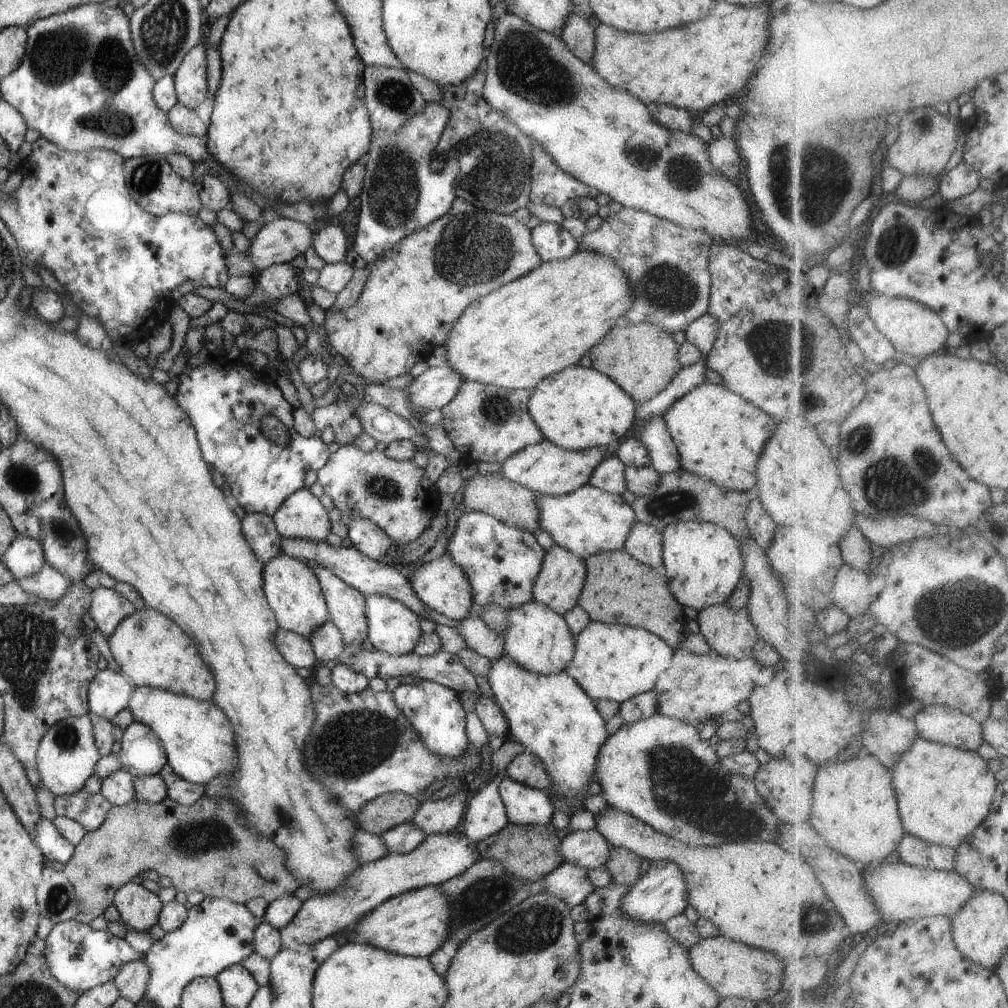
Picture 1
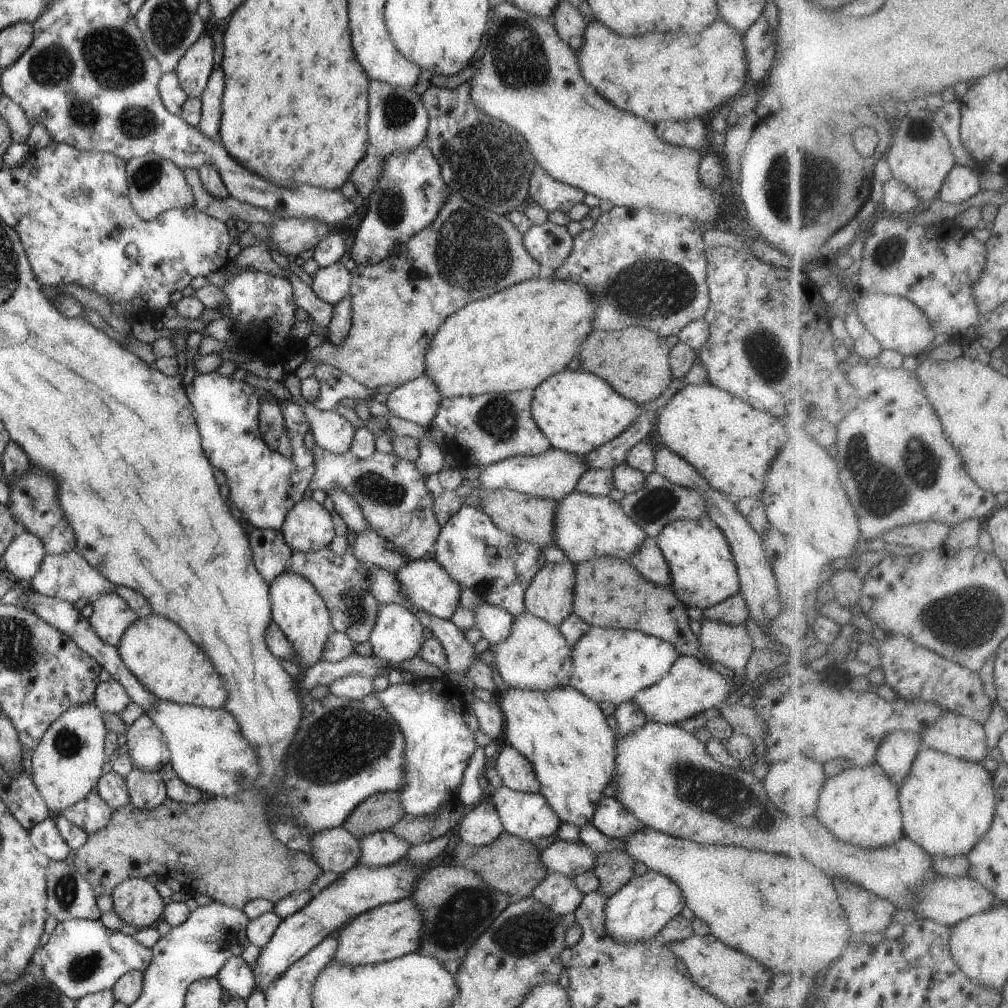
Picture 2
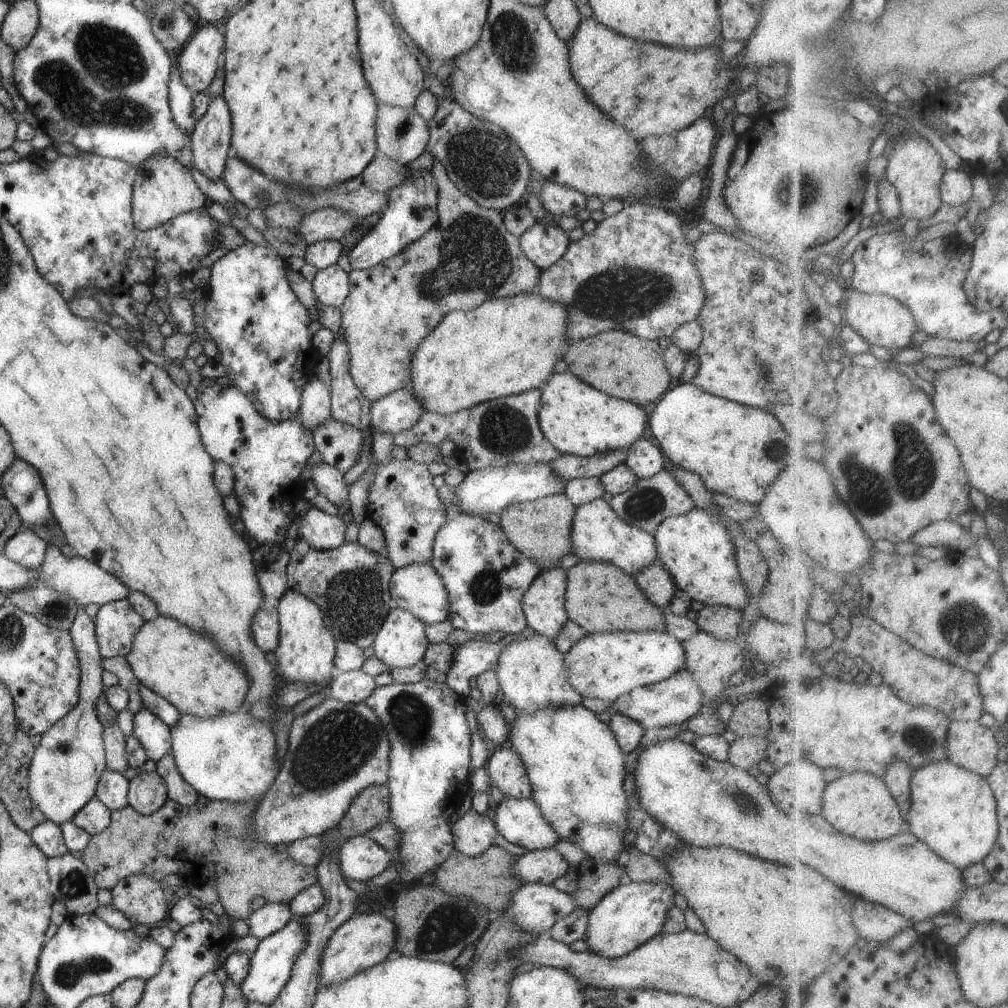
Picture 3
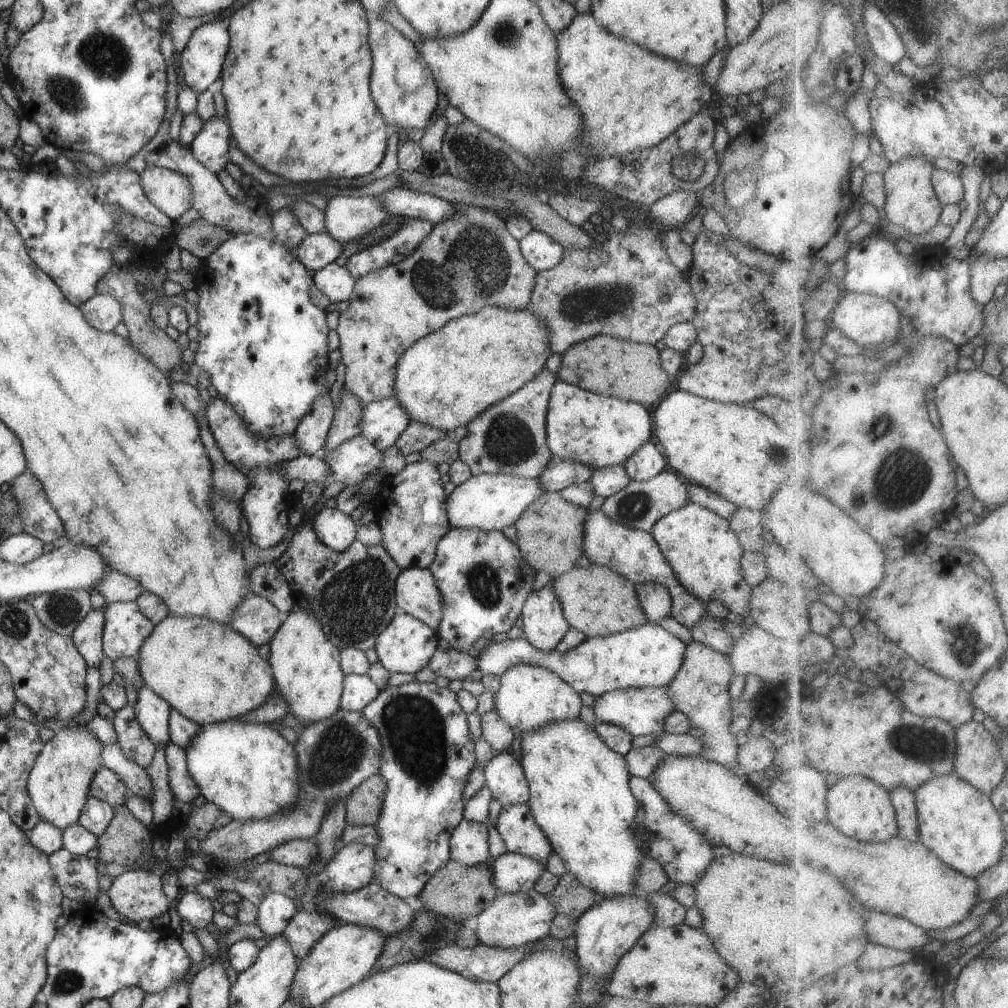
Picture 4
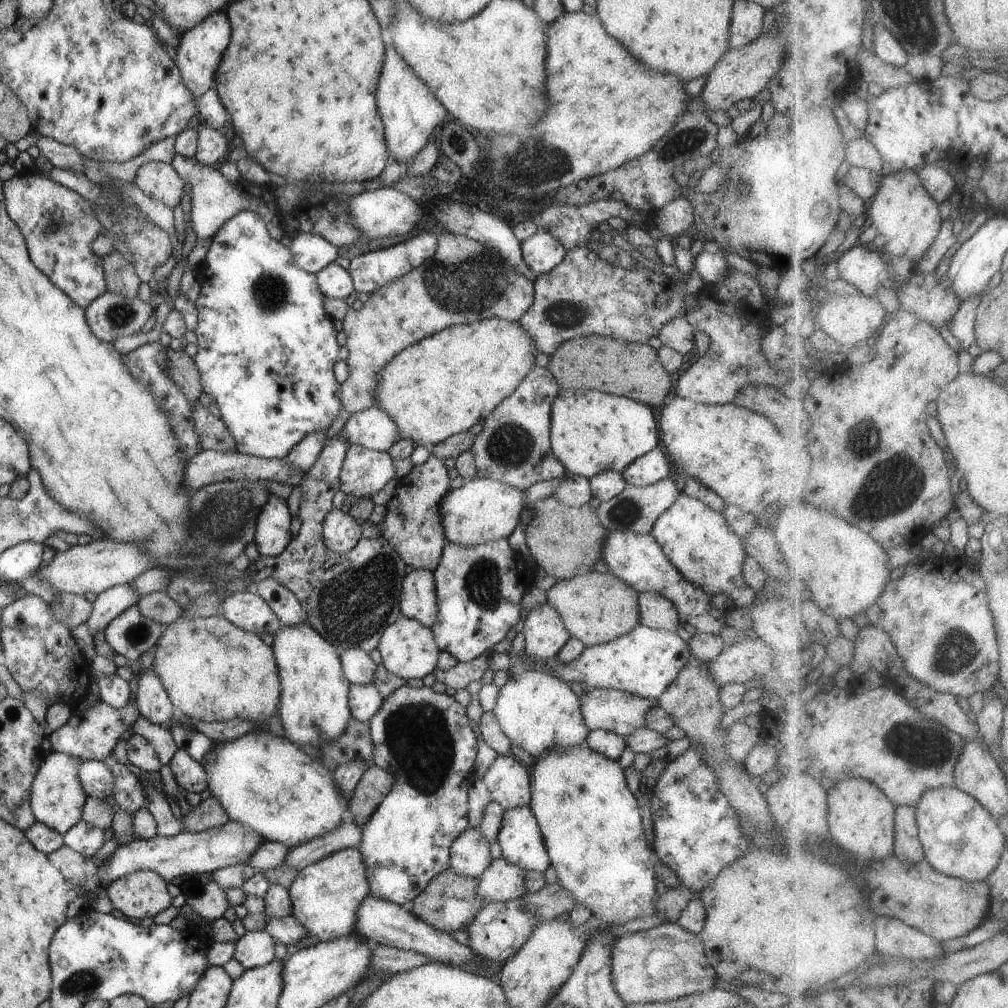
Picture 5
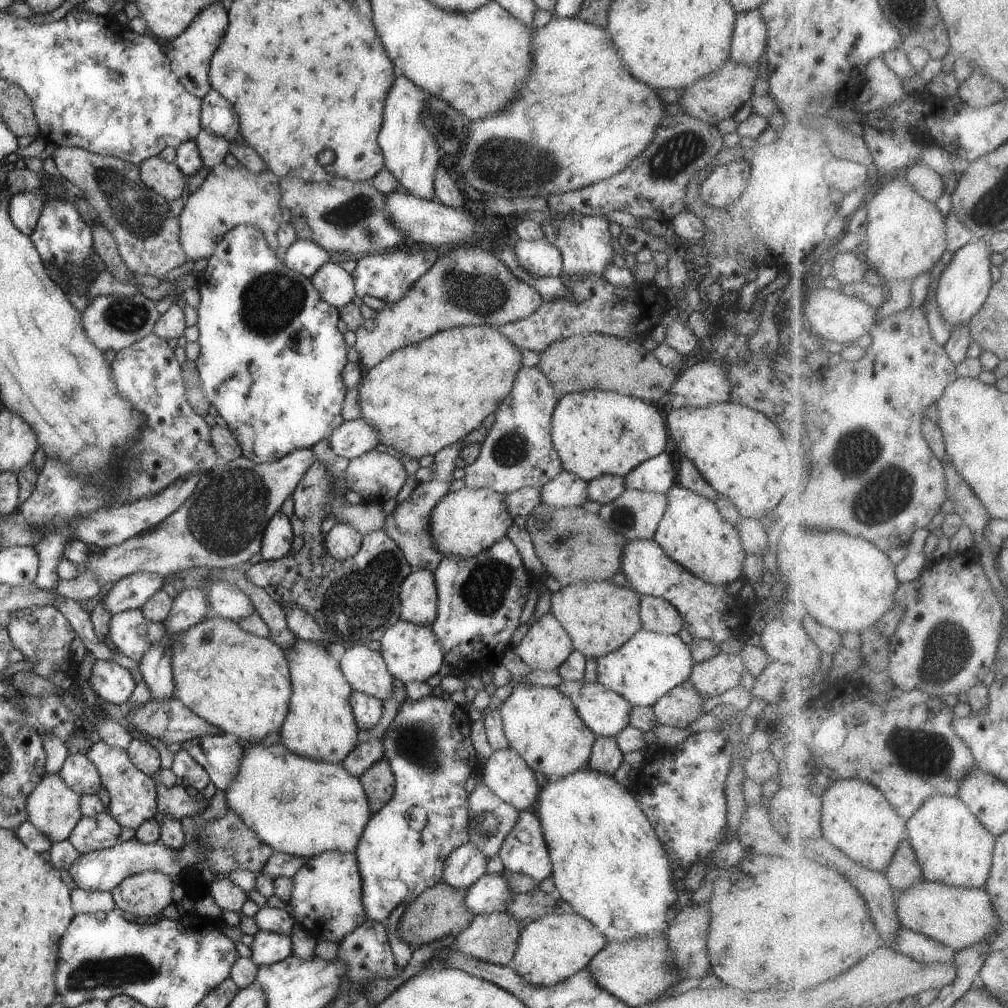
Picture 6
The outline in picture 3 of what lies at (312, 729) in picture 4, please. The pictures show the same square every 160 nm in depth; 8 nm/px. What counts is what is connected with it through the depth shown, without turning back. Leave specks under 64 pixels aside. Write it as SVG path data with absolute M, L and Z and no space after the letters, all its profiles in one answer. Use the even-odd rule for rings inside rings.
M326 697L317 707L295 715L290 728L288 749L279 773L254 811L251 825L253 837L278 848L298 839L325 835L337 829L351 802L360 792L370 786L387 784L390 749L388 731L374 710L363 701L350 704Z

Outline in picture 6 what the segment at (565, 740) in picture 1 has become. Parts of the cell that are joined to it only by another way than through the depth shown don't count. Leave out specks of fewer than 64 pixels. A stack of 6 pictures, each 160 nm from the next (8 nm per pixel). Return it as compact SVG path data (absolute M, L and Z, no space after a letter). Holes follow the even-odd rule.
M589 767L581 769L580 771L570 773L566 778L560 780L547 780L545 785L540 789L538 794L537 804L533 809L537 818L540 820L542 826L542 833L544 841L547 845L548 855L552 866L552 875L554 884L556 885L555 896L567 902L574 913L586 918L588 922L594 924L600 934L604 934L604 938L609 942L628 942L632 938L638 936L659 935L666 932L670 928L670 924L674 922L674 918L678 914L678 901L680 892L674 888L672 862L668 860L670 856L666 854L666 850L660 844L660 838L656 836L652 824L640 809L638 802L631 796L631 794L622 785L618 784L612 775L607 773L597 772L595 769Z

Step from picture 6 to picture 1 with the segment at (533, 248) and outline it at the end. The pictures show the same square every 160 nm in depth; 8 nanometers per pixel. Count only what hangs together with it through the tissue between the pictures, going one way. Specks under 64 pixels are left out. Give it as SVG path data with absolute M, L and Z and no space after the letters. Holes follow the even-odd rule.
M541 223L531 230L531 241L543 261L567 259L579 250L579 239L574 238L562 224Z

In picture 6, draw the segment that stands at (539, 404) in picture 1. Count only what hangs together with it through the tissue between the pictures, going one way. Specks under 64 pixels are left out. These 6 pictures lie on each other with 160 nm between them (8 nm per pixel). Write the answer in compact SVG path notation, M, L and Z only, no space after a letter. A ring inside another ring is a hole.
M600 389L563 396L552 414L551 426L551 440L562 462L563 471L571 472L587 483L602 475L625 477L636 465L664 451L669 439L664 418L660 416L655 404Z

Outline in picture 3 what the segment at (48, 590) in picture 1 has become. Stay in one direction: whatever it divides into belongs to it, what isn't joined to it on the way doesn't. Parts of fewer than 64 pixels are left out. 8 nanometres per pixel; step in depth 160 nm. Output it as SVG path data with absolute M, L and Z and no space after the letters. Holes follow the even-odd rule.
M48 544L39 570L39 580L47 587L53 588L56 592L68 595L73 601L76 601L80 608L88 606L91 602L103 604L126 599L129 588L126 588L116 576L102 570L96 563L86 560L81 556L65 556L58 545Z

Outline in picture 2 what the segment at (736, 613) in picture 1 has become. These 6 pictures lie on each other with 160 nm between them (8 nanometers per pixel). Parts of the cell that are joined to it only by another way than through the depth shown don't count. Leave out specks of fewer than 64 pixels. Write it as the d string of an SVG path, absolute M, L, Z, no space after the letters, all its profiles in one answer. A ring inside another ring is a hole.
M703 619L698 638L706 661L720 662L735 671L744 670L753 652L745 623L731 625Z

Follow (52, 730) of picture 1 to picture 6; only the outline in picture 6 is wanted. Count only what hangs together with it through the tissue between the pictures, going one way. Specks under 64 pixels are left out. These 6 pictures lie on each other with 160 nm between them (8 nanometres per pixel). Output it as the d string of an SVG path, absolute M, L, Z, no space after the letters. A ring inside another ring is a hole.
M150 572L130 574L115 583L101 601L111 615L126 610L141 610L158 590L163 589L164 583L165 578L160 574ZM45 774L40 784L28 796L26 802L27 821L34 824L40 834L45 834L51 843L66 841L76 824L80 821L80 795L66 786L66 782L56 774Z

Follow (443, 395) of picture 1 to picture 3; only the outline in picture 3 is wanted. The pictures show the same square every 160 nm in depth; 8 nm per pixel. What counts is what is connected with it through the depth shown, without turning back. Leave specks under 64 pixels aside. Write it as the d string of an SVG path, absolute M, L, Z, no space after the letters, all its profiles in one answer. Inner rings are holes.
M410 388L400 389L371 404L371 426L369 435L379 430L396 433L412 428L426 412L424 403Z

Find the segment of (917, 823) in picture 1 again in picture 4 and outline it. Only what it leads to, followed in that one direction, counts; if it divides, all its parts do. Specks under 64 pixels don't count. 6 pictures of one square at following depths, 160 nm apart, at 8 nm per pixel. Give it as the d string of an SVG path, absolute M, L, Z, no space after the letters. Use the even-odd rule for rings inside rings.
M958 772L954 775L936 775L920 786L916 793L922 841L934 848L948 864L977 879L1004 860L1007 843L1005 822L988 793L982 792Z

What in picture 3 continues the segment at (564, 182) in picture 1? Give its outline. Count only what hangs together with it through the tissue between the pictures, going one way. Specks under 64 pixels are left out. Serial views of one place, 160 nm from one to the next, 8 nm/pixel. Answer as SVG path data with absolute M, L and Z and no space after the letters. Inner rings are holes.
M546 181L538 193L542 206L549 216L575 217L587 202L587 196L575 188Z

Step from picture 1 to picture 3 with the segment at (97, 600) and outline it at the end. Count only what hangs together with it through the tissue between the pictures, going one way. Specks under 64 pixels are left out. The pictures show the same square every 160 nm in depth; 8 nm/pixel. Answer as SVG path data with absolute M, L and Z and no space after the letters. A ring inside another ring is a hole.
M126 599L103 604L95 616L96 638L102 658L125 657L132 648L134 635L144 623Z

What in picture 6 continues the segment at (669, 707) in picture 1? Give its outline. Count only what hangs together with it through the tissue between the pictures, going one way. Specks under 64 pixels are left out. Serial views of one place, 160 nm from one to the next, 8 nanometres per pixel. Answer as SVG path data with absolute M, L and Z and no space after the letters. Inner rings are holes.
M562 681L556 690L568 696L582 722L596 736L615 737L629 725L630 711L634 706L598 682Z

